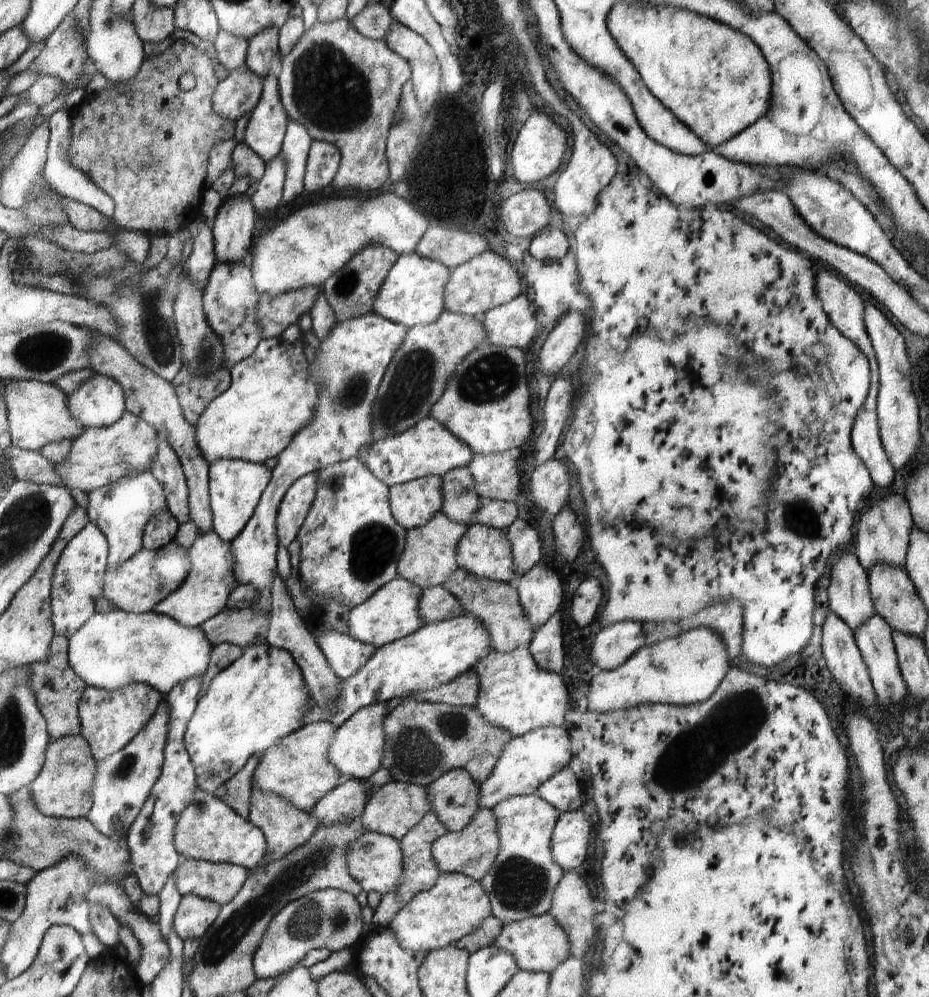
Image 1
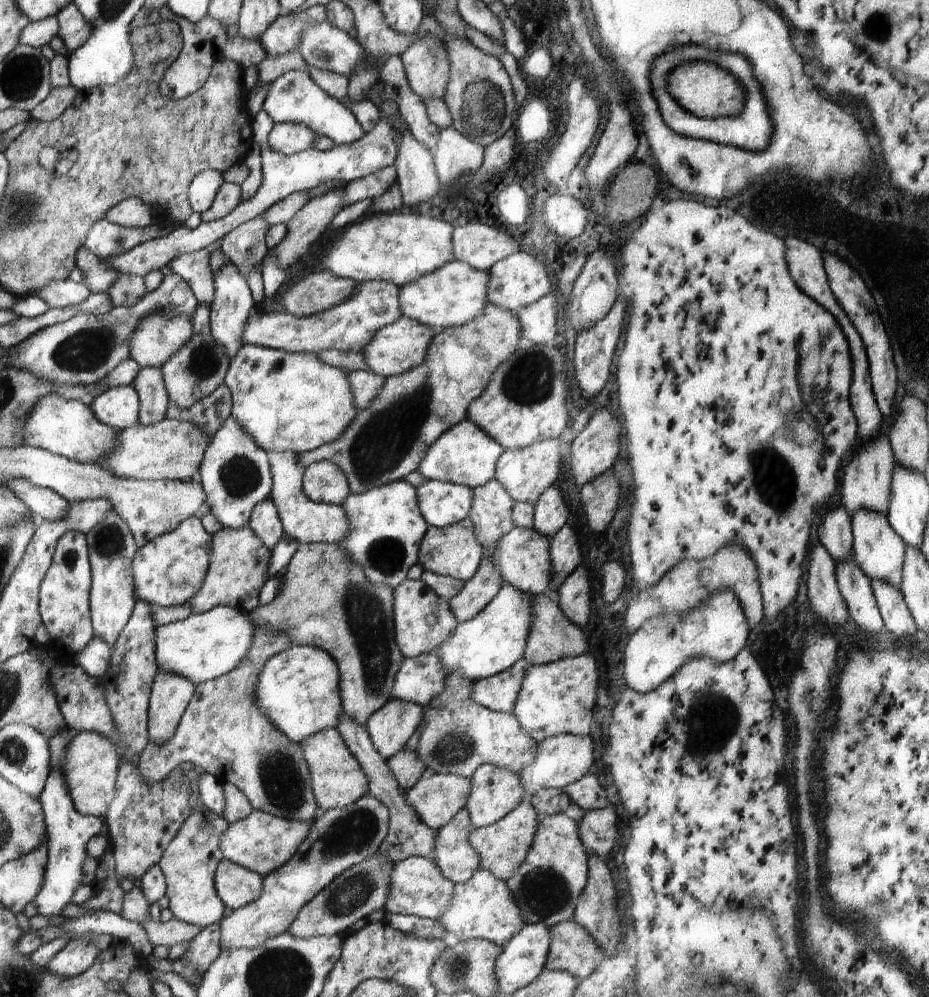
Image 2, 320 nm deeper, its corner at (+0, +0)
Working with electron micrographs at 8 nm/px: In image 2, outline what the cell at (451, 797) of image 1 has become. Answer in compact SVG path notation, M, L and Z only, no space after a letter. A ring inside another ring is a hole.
M484 763L480 766L472 775L471 783L474 785L474 790L471 792L466 807L470 813L471 824L475 827L498 823L510 811L514 811L526 795L519 775L492 763Z

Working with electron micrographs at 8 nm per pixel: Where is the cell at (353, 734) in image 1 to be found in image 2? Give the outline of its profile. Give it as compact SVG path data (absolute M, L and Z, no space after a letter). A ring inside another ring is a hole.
M390 698L367 720L365 728L379 753L389 759L404 749L422 722L422 708L414 702Z

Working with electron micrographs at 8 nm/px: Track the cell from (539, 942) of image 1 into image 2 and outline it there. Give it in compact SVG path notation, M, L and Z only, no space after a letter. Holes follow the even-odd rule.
M574 919L550 928L551 948L546 969L568 971L583 981L606 959L606 953L591 933Z

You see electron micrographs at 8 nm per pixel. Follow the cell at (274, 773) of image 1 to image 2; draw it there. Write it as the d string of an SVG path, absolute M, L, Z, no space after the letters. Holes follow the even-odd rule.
M335 728L317 732L310 738L300 742L304 756L311 769L311 787L318 801L319 813L335 808L350 807L370 791L370 781L363 771L359 759L347 747L340 731Z

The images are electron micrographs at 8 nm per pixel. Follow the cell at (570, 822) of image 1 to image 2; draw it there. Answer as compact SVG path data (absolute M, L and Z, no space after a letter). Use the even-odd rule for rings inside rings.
M608 807L592 809L585 812L579 825L579 837L583 841L588 856L592 853L606 854L618 840L616 828L616 814Z

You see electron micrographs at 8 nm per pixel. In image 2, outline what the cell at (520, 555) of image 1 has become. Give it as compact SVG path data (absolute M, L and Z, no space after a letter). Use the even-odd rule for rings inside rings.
M556 485L544 491L533 507L533 528L548 539L552 538L566 524L568 508Z

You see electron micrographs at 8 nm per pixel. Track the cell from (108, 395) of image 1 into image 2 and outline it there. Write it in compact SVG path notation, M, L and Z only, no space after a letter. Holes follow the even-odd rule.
M132 385L106 387L96 394L88 408L110 428L117 431L139 424L139 410L142 406L138 390Z

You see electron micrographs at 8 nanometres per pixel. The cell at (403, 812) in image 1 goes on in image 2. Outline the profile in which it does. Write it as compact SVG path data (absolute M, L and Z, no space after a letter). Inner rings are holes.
M427 773L405 792L407 801L433 829L446 826L467 806L474 785L471 779L452 773Z

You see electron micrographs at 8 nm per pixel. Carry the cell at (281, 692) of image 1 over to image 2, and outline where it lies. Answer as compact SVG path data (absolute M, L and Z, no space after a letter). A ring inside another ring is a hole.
M291 644L264 664L256 680L256 704L277 729L292 742L300 744L317 732L338 728L343 712L339 682L339 665L324 649Z

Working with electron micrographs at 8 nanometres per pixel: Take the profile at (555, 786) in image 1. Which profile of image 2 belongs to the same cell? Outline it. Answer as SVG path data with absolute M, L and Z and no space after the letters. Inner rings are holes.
M595 773L584 776L583 779L577 780L564 790L572 804L579 806L582 811L588 812L592 809L608 807L609 802L606 793L604 798L600 796L602 788L600 788L600 782L596 780ZM596 788L598 788L598 798L596 798Z

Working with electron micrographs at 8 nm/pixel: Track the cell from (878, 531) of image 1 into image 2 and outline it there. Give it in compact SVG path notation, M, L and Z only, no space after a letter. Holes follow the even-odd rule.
M880 435L876 440L872 440L870 444L866 444L860 452L858 450L853 451L857 452L857 454L854 454L850 463L844 466L842 480L840 480L840 500L843 507L849 512L850 516L860 509L868 509L886 514L891 495L891 474L896 464L889 438Z

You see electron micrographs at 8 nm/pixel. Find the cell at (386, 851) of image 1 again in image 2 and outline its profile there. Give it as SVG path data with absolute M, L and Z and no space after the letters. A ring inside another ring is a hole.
M411 856L396 862L391 870L391 891L385 911L403 915L416 915L427 919L438 919L444 914L455 896L455 882L444 876L442 869L426 857Z

